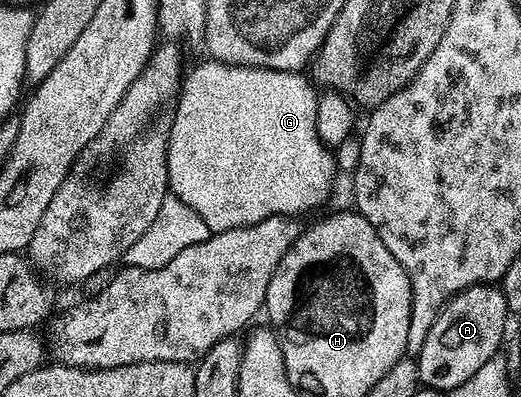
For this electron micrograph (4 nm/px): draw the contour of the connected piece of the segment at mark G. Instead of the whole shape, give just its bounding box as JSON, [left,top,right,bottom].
[167,61,337,232]

